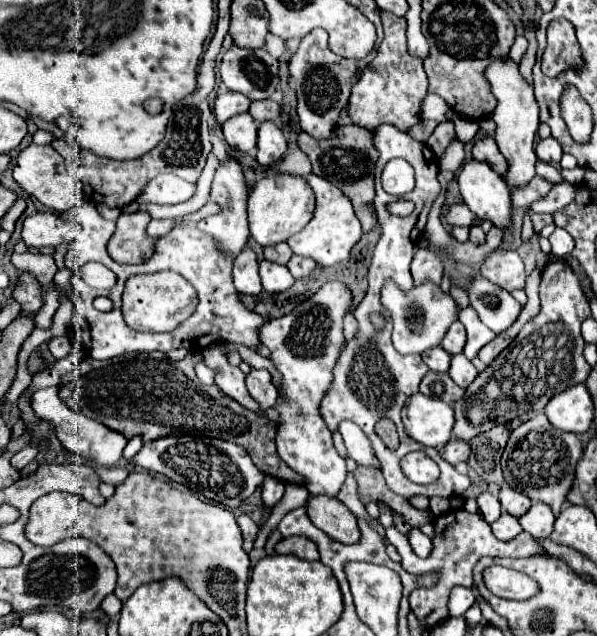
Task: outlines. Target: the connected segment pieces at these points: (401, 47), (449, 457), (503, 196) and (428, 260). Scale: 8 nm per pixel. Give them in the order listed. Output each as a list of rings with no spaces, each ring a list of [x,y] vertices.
[[[382,11],[384,17],[384,41],[372,65],[366,65],[358,83],[352,87],[348,99],[348,117],[352,123],[364,129],[376,129],[384,123],[396,125],[400,131],[408,131],[420,121],[420,103],[428,93],[428,79],[420,59],[414,59],[406,49],[406,19],[396,17],[390,11]]]
[[[450,439],[442,449],[440,449],[440,457],[444,461],[448,461],[450,465],[458,465],[460,461],[468,461],[470,457],[470,445],[460,441],[460,439]]]
[[[470,159],[458,177],[460,195],[480,219],[492,221],[508,237],[512,227],[512,201],[506,181],[488,165]]]
[[[418,249],[414,253],[414,259],[412,259],[412,277],[414,277],[416,285],[420,285],[424,281],[440,285],[442,271],[444,271],[444,265],[442,265],[442,259],[440,259],[438,251]]]

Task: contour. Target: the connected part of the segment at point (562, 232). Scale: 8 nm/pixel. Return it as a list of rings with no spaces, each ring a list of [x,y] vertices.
[[[556,227],[554,233],[548,237],[548,241],[552,245],[552,255],[556,255],[556,257],[566,257],[574,249],[572,235],[566,229],[562,229],[562,227]]]

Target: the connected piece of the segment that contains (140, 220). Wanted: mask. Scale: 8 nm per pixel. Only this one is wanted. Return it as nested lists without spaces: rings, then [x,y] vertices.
[[[148,213],[120,215],[116,221],[116,231],[110,237],[106,249],[118,263],[144,263],[152,257],[152,241],[146,237],[146,225],[150,221]]]

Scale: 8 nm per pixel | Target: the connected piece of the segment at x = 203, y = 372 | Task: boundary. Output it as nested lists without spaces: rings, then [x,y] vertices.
[[[203,361],[196,365],[195,372],[203,384],[211,385],[214,383],[215,373]]]

